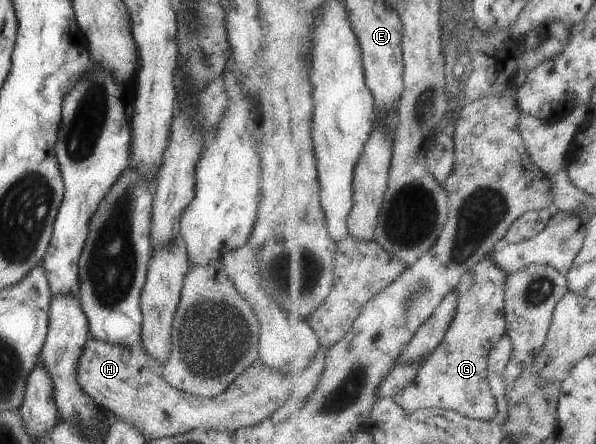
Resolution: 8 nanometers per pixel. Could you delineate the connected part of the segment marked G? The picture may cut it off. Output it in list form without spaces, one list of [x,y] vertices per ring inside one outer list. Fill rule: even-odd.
[[[491,255],[467,272],[459,287],[456,319],[453,320],[440,347],[425,361],[417,378],[395,396],[407,412],[431,408],[453,410],[471,419],[493,420],[497,415],[495,396],[487,380],[487,360],[497,342],[506,336],[505,292],[508,276]]]

